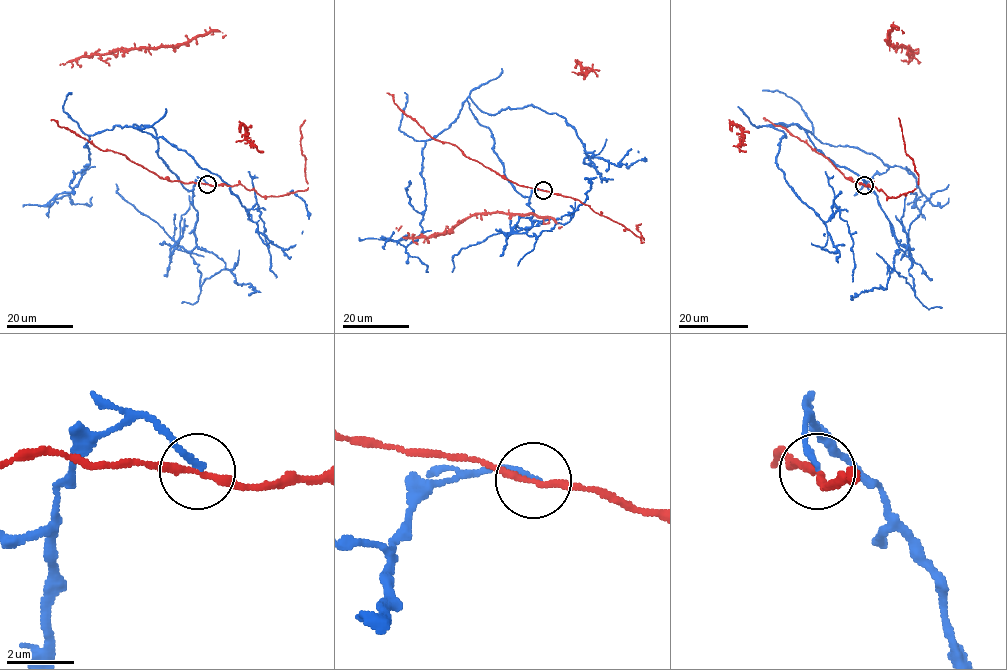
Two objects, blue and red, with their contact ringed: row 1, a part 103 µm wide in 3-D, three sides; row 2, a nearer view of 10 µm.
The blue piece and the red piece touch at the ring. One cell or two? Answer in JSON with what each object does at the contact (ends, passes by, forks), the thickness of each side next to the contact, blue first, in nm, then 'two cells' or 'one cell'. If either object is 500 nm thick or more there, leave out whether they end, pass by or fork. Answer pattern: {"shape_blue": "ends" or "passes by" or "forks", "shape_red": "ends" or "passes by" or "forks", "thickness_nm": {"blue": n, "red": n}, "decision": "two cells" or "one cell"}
{"shape_blue": "ends", "shape_red": "passes by", "thickness_nm": {"blue": 190, "red": 180}, "decision": "two cells"}

